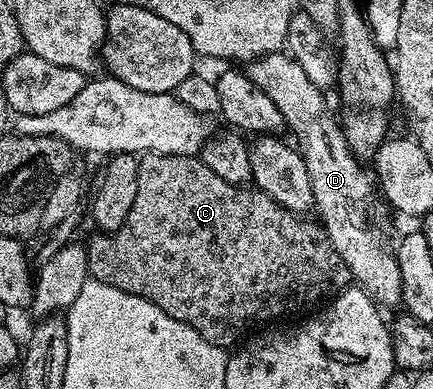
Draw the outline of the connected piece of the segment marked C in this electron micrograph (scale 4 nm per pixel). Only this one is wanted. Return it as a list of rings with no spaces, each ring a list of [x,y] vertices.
[[[144,154],[141,155],[138,163],[138,171],[140,172],[140,180],[136,180],[136,201],[132,203],[132,208],[128,212],[128,220],[124,220],[124,224],[118,230],[101,235],[102,258],[88,257],[89,277],[93,281],[103,282],[112,288],[120,288],[120,292],[128,292],[132,296],[140,296],[144,300],[156,304],[156,308],[168,312],[168,316],[172,316],[176,320],[188,324],[196,332],[200,332],[200,336],[204,336],[204,340],[208,340],[212,345],[223,348],[233,347],[243,337],[243,335],[241,336],[242,329],[249,322],[270,324],[273,323],[270,322],[273,318],[286,318],[289,314],[303,313],[302,315],[305,315],[337,298],[343,290],[351,285],[352,279],[348,264],[344,264],[340,252],[336,252],[336,248],[332,248],[330,237],[317,221],[314,221],[315,223],[309,222],[311,220],[309,217],[294,214],[288,208],[276,204],[276,200],[262,190],[228,184],[228,180],[216,176],[216,172],[212,172],[212,168],[208,168],[208,164],[204,164],[201,157],[180,156],[179,154]]]

